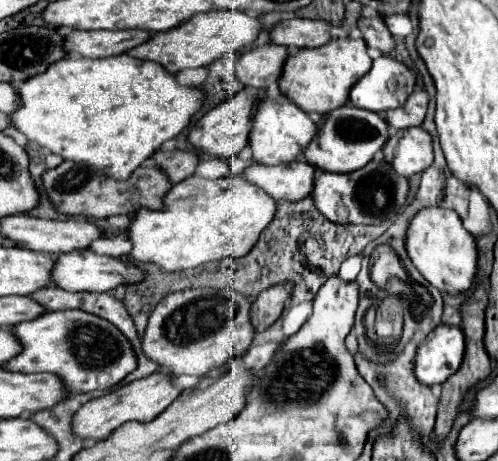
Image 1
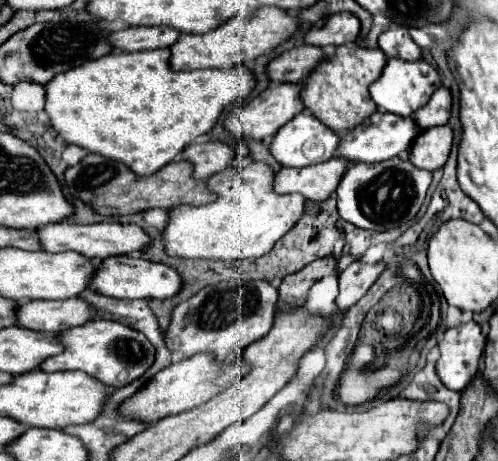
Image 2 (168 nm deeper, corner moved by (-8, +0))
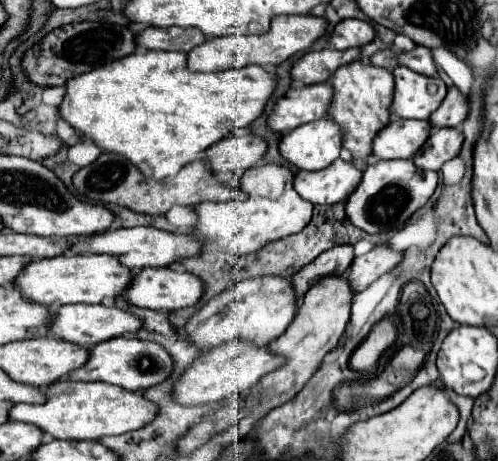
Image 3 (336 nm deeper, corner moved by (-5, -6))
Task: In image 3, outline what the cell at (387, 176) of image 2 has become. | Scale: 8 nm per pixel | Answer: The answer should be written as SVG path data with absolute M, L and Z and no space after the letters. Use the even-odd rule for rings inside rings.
M377 160L365 168L359 186L345 198L345 214L353 226L369 234L399 230L433 196L435 188L437 172L419 172L411 160Z

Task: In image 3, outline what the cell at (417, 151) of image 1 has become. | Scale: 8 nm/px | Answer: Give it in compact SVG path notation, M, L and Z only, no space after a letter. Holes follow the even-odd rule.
M433 128L425 146L413 156L413 164L421 170L439 172L441 166L455 158L461 150L463 134L455 128Z

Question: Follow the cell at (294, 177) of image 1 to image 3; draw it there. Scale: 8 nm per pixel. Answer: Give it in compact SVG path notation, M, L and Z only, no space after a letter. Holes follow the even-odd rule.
M337 160L319 172L297 172L295 190L311 204L337 204L361 182L363 172L351 162Z

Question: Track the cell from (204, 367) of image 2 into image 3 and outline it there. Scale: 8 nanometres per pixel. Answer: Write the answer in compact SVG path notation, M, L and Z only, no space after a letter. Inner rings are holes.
M239 340L227 342L223 346L217 346L215 350L203 352L195 362L175 380L173 384L173 402L181 402L181 406L199 406L199 404L213 404L221 402L225 398L245 394L249 388L253 388L265 374L273 372L277 366L281 366L281 358L273 356L265 346L253 348L245 346Z

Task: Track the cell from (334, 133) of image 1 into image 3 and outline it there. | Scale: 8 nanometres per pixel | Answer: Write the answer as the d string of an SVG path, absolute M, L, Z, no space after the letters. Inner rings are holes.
M391 120L379 134L373 138L373 156L383 160L395 158L413 158L415 152L423 146L431 130L427 120Z

